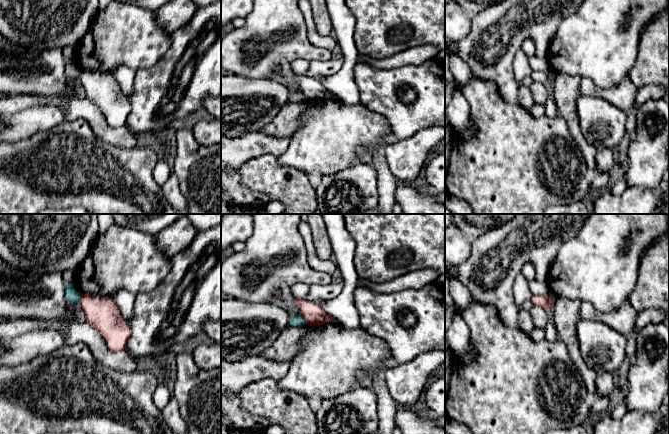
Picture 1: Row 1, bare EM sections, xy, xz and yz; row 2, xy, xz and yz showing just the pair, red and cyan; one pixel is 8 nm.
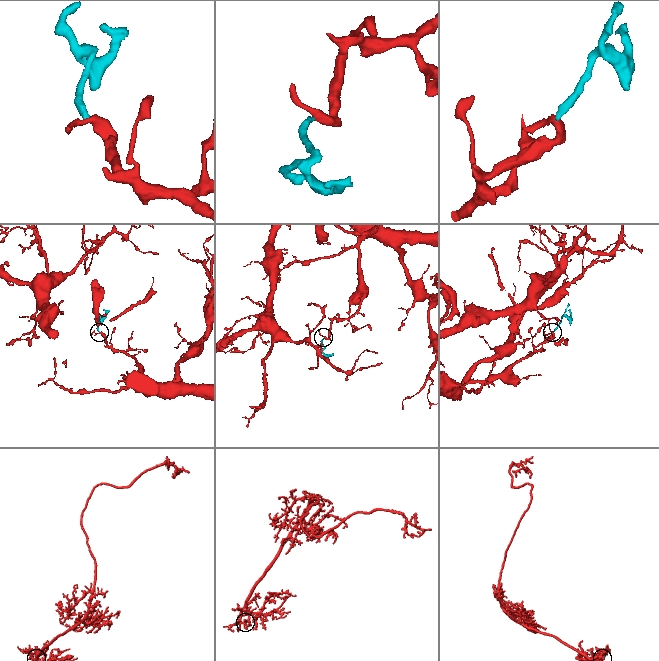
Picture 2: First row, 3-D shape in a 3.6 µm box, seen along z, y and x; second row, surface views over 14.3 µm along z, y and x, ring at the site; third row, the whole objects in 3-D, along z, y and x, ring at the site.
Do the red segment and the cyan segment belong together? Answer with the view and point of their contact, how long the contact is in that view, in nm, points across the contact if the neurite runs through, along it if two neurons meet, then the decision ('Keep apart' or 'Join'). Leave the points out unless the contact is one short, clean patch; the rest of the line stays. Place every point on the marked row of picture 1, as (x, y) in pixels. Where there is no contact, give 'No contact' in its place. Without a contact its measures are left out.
Touches red at xz (303, 318). Shared border 80 nm. Boundary: xz (300, 315), (305, 323). Keep apart

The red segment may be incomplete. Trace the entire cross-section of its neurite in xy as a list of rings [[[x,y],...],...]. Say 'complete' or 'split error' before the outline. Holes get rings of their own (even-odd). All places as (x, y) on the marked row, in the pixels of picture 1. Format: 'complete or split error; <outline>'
complete; [[[81,294],[78,304],[85,313],[85,321],[100,333],[111,351],[126,350],[128,339],[131,336],[131,329],[111,298]]]

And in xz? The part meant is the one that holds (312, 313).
complete; [[[295,298],[295,302],[300,309],[300,316],[303,317],[305,324],[323,325],[327,322],[337,322],[314,301]]]

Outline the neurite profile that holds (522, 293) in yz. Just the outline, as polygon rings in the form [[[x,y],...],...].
[[[521,273],[517,275],[514,281],[513,291],[515,303],[518,309],[521,310],[524,302],[529,300],[532,296],[529,281]]]

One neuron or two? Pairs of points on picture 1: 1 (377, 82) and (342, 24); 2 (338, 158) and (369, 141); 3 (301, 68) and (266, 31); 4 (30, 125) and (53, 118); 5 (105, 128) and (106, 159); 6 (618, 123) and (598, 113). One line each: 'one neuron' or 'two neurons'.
1: two neurons
2: one neuron
3: two neurons
4: one neuron
5: two neurons
6: one neuron

